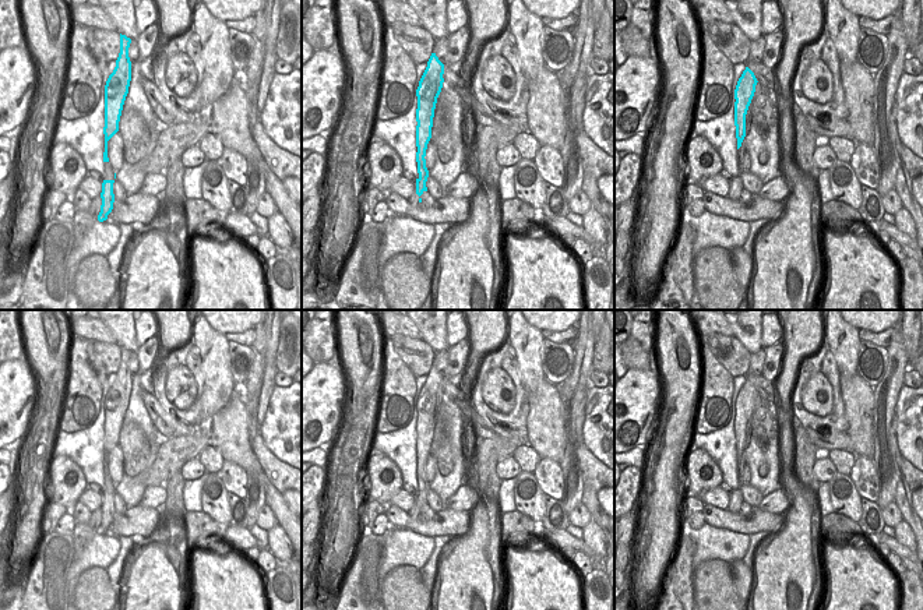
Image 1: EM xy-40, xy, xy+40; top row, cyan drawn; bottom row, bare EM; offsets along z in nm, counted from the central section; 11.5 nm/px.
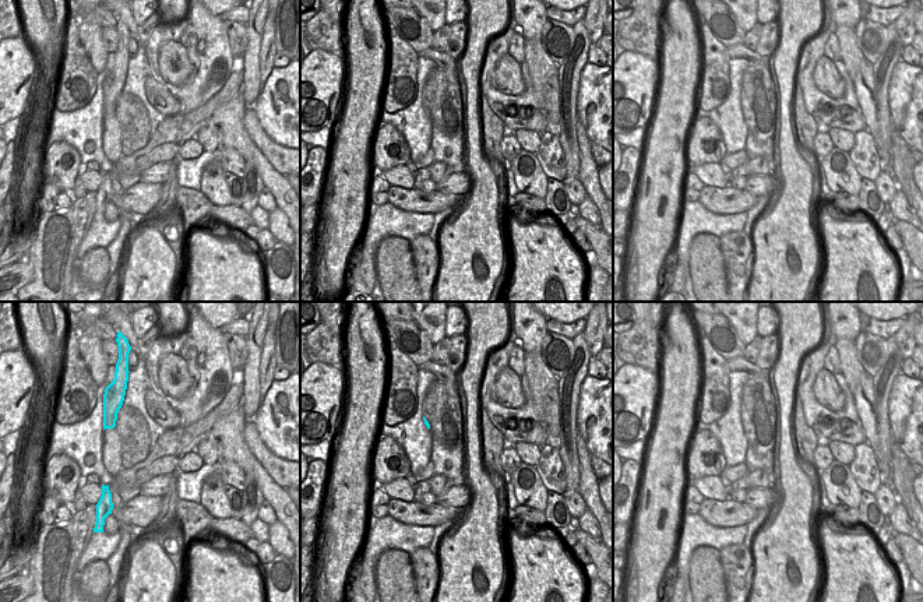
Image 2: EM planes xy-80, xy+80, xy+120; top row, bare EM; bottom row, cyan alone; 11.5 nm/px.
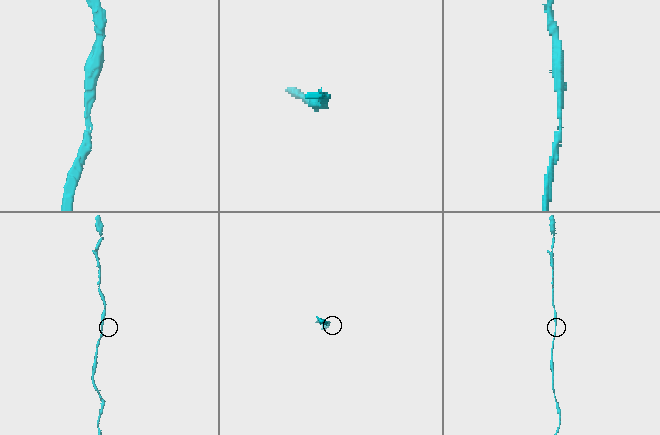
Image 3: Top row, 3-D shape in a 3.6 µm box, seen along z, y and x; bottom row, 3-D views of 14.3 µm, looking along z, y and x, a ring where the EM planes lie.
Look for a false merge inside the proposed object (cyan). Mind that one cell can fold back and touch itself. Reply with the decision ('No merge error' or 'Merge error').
No merge error.

